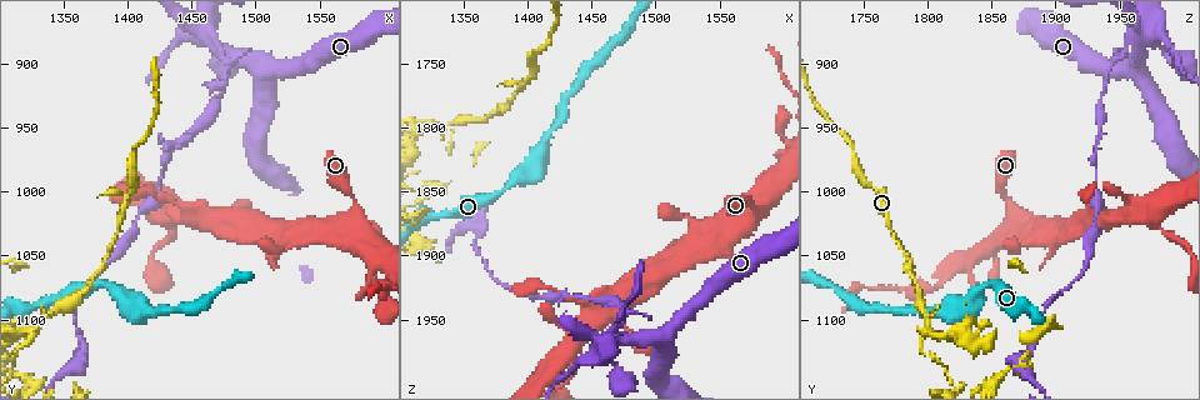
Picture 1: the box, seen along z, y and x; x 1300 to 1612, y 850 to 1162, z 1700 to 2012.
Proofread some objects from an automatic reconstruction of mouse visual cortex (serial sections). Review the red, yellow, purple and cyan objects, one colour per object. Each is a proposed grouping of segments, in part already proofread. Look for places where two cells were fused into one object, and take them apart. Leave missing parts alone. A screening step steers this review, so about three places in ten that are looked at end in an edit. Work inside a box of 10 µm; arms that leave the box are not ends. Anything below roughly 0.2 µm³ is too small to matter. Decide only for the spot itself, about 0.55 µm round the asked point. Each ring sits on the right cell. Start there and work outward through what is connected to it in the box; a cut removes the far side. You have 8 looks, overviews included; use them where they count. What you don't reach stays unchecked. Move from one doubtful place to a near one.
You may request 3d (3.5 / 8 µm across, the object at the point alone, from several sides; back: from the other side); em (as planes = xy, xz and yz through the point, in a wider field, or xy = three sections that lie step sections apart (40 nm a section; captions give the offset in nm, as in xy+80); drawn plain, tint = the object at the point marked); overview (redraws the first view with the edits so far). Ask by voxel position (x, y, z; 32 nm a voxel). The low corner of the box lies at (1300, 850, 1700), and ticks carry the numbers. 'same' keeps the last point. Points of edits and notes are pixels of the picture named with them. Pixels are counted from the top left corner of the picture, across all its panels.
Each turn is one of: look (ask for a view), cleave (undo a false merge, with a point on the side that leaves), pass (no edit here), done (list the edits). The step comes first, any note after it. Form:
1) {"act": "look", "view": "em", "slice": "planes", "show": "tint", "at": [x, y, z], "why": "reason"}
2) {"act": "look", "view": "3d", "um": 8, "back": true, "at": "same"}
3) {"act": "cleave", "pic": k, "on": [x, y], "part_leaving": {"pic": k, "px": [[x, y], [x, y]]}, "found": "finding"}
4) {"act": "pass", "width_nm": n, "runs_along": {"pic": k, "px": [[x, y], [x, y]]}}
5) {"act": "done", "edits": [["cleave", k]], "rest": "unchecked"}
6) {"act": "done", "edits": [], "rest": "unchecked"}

{"act": "look", "view": "3d", "um": 3.5, "at": [1330, 1104, 1798]}

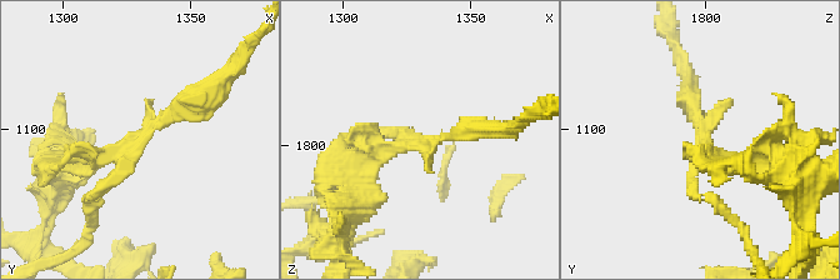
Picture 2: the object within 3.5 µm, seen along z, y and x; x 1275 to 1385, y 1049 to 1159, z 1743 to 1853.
{"act": "look", "view": "em", "slice": "planes", "show": "tint", "at": [1330, 1105, 1800], "why": "shape alone is not enough"}

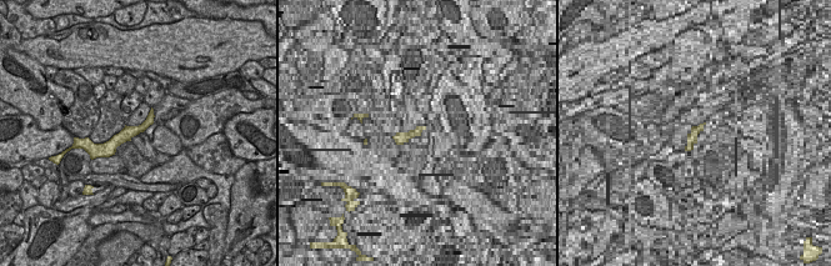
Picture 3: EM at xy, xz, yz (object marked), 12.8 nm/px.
{"act": "look", "view": "em", "slice": "xy", "step": 1, "show": "tint", "at": "same", "why": "another direction"}

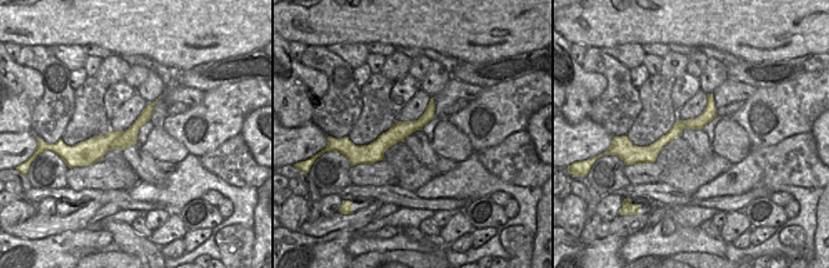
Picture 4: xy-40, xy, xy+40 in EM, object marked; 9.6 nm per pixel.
{"act": "cleave", "pic": 2, "on": [351, 145], "width_nm": 170, "part_leaving": {"pic": 2, "px": [[696, 121], [709, 155], [760, 159]]}, "found": "a second cell is stuck on"}

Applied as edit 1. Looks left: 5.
{"act": "look", "view": "3d", "um": 3.5, "at": [1382, 1074, 1846], "why": "narrows sharply"}

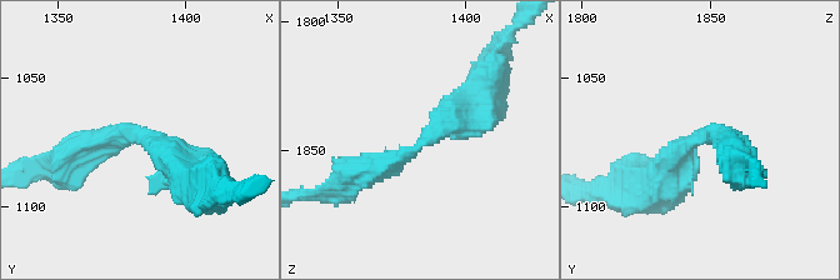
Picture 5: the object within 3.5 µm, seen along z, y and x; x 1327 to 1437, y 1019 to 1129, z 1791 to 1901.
{"act": "look", "view": "em", "slice": "xy", "step": 1, "show": "tint", "at": [1383, 1074, 1847], "arm_widths_nm": [300, 400]}

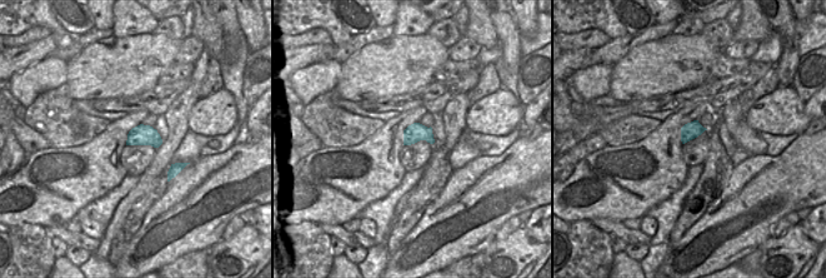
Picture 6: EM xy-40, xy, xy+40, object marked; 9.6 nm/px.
{"act": "look", "view": "em", "slice": "xy", "step": 2, "show": "tint", "at": "same", "why": "another direction"}

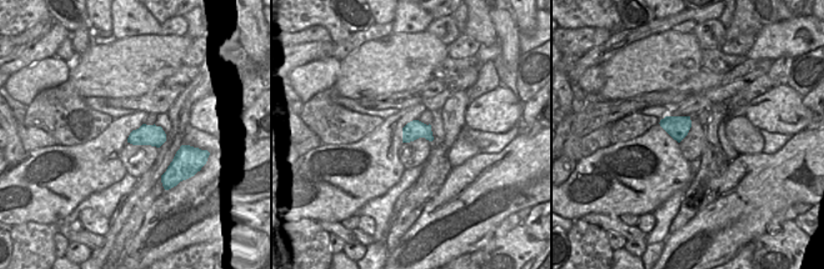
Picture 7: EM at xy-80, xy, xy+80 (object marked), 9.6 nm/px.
{"act": "pass", "runs_along": {"pic": 5, "px": [[354, 176], [408, 155], [476, 100]]}, "found": "one cell here"}

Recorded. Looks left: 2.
{"act": "look", "view": "3d", "um": 8, "back": true, "at": [1460, 876, 1970], "why": "four or more arms meet"}

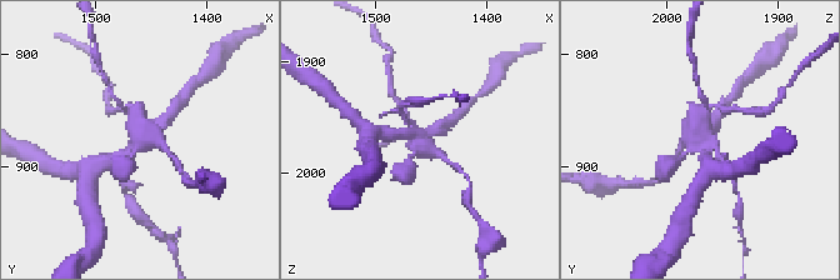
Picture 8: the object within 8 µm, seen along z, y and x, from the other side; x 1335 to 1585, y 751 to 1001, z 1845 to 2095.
{"act": "look", "view": "em", "slice": "xy", "step": 5, "show": "tint", "at": "same", "why": "need the tissue"}

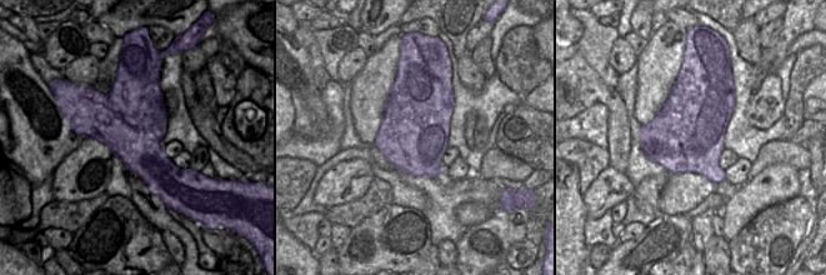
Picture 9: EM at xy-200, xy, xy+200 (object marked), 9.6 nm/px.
{"act": "cleave", "pic": 8, "on": [154, 144], "part_leaving": {"pic": 8, "px": [[701, 143], [693, 140], [666, 166]]}, "found": "two cells meet here"}

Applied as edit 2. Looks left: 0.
{"act": "done", "edits": [["cleave", 2], ["cleave", 8]], "rest": "unchecked"}

